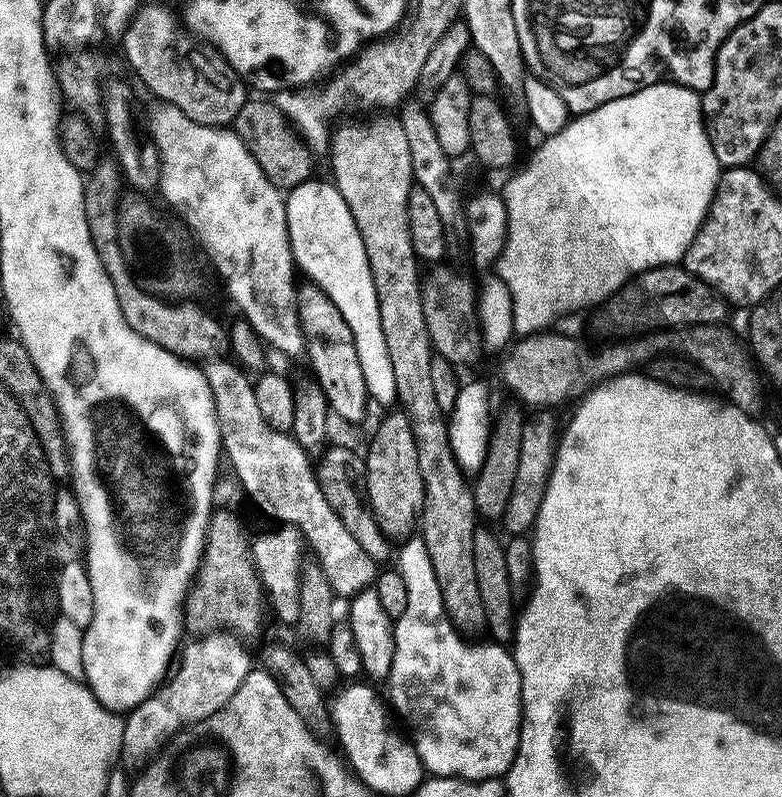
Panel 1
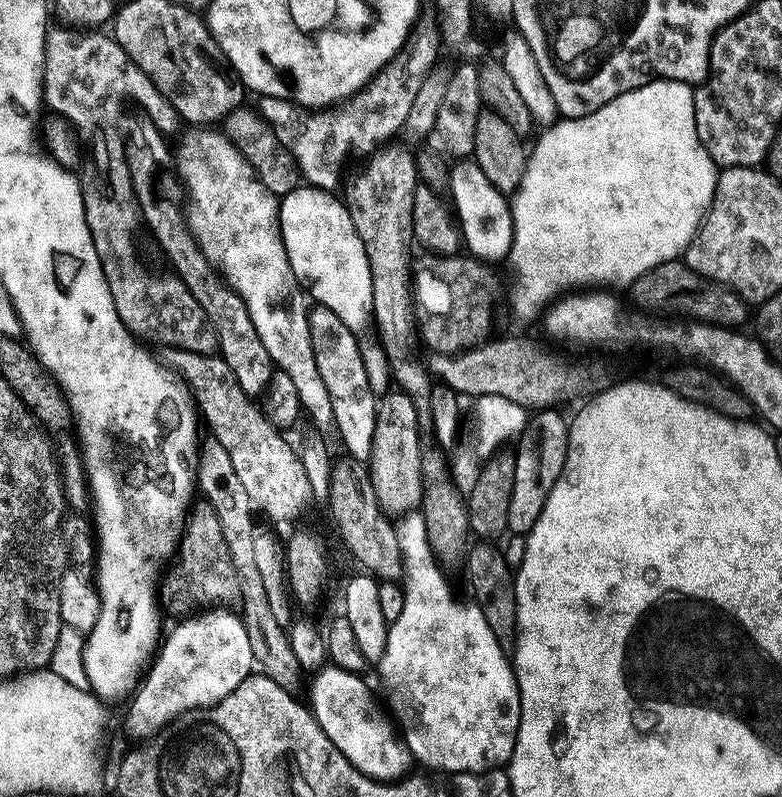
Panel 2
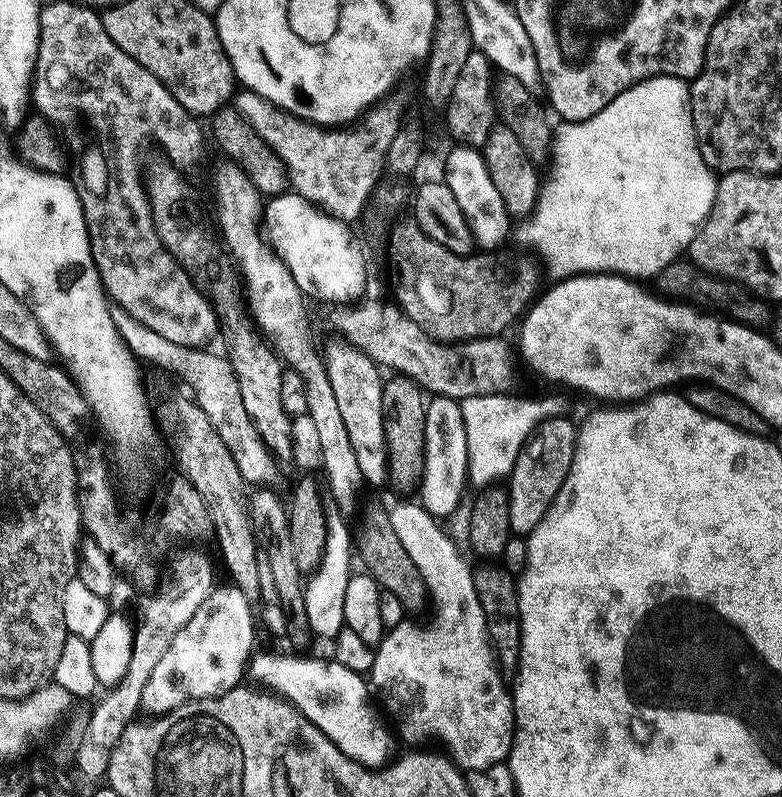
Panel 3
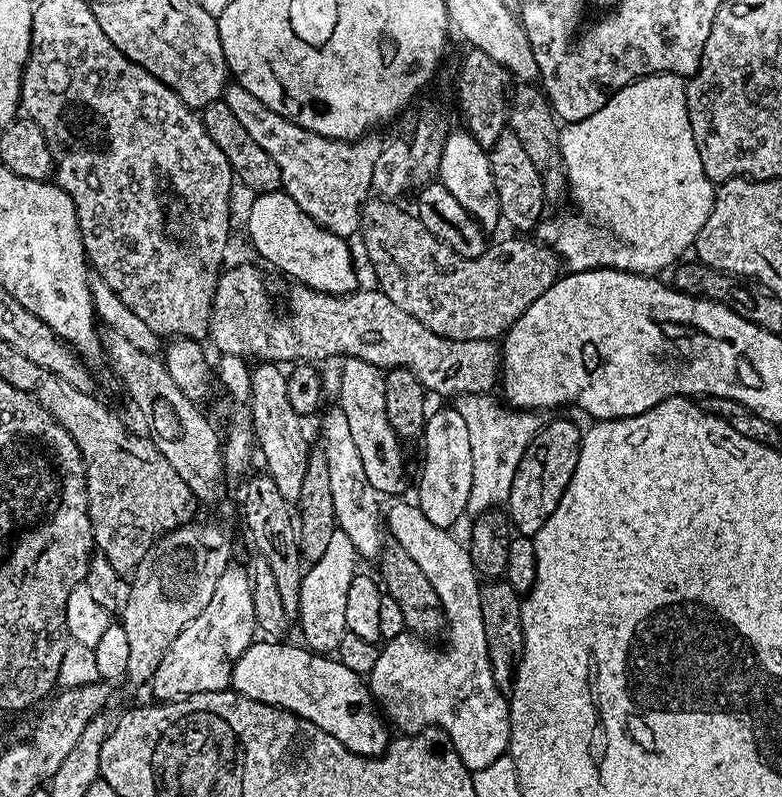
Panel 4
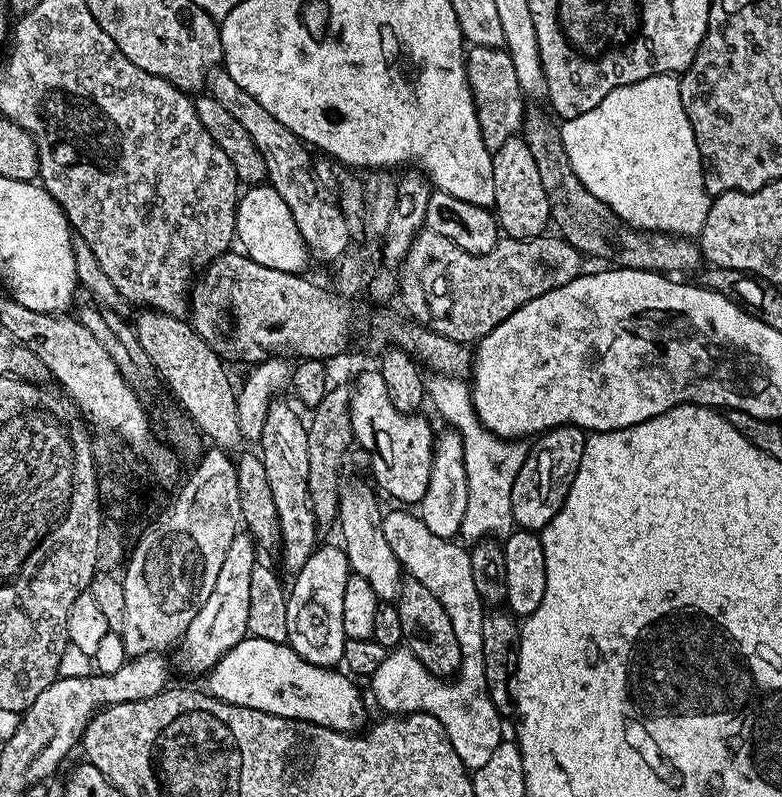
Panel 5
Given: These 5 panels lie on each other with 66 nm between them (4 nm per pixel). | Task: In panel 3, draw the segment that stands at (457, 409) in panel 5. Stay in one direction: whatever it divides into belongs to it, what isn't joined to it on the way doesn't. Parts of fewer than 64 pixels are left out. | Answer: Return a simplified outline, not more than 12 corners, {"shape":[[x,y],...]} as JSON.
{"shape":[[500,393],[461,401],[468,478],[484,488],[511,473],[521,446],[564,394]]}

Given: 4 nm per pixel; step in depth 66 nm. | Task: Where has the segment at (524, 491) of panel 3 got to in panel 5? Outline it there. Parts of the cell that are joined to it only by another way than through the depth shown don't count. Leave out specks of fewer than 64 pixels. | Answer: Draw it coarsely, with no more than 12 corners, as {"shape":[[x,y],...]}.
{"shape":[[585,429],[531,441],[513,486],[513,522],[539,533],[562,510]]}

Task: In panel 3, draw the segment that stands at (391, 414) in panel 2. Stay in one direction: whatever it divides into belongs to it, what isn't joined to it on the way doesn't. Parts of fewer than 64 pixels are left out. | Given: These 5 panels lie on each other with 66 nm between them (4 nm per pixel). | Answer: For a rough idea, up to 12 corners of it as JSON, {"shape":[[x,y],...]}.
{"shape":[[405,375],[382,384],[386,480],[417,491],[424,405]]}

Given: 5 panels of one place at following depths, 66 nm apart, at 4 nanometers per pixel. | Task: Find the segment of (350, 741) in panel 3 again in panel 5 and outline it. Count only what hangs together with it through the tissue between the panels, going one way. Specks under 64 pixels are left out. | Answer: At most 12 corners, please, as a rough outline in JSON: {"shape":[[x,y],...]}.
{"shape":[[248,636],[206,692],[356,734],[357,681]]}

